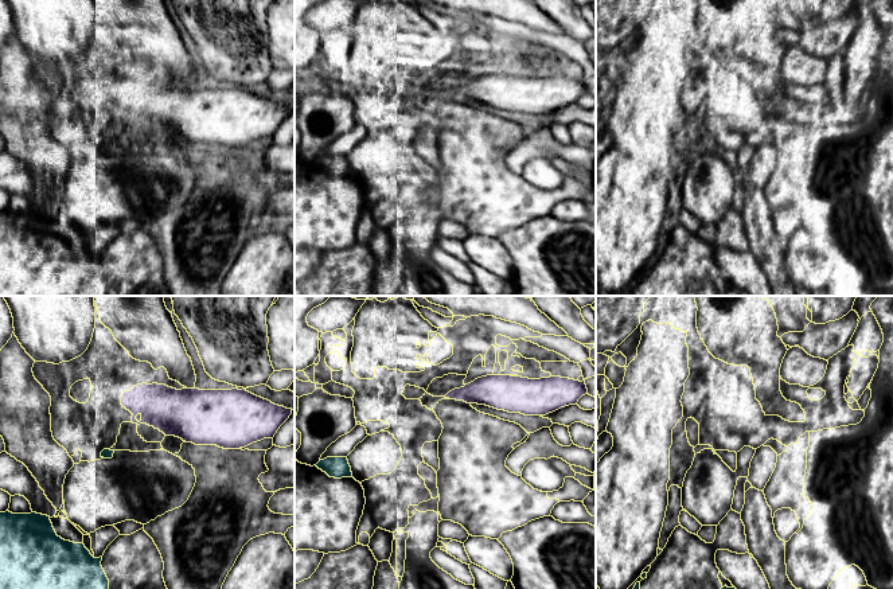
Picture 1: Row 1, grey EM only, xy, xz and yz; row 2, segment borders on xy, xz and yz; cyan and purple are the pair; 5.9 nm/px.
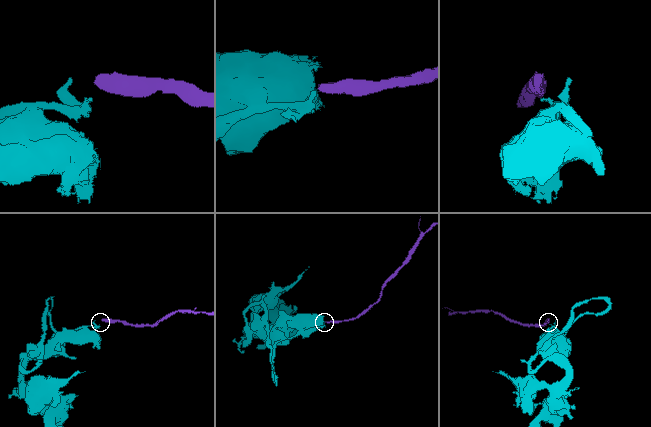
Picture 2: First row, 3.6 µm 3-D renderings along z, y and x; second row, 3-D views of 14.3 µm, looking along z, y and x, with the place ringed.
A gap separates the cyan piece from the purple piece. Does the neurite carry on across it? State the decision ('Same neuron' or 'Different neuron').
Different neuron

